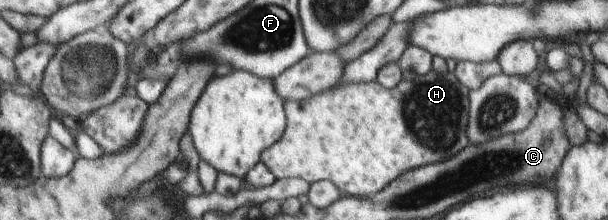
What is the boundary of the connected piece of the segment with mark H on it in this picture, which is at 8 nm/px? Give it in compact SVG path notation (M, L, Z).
M430 70L426 75L417 77L413 80L402 79L396 87L390 89L382 87L377 80L374 80L371 82L349 83L346 85L342 84L341 86L334 86L332 89L324 90L322 93L313 95L308 99L286 100L284 102L284 107L287 124L284 133L282 134L282 137L274 143L274 145L271 145L267 150L264 150L261 153L261 162L264 163L264 165L274 174L276 180L284 178L302 178L309 184L330 180L334 185L338 186L338 189L343 195L354 196L357 198L374 195L377 191L386 187L386 185L388 185L393 179L396 179L405 171L444 161L444 159L456 155L456 153L462 151L469 145L469 141L466 137L466 126L469 112L468 92L469 89L456 79L454 72L448 71L440 73Z

